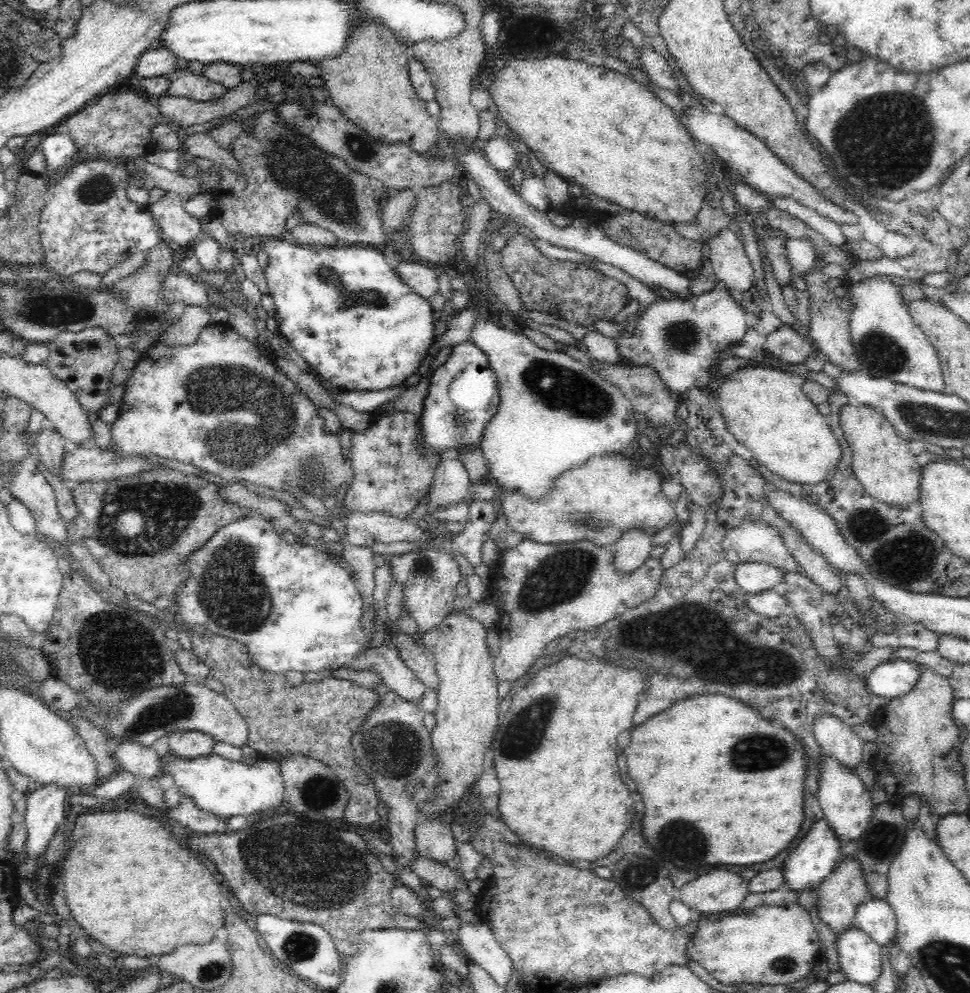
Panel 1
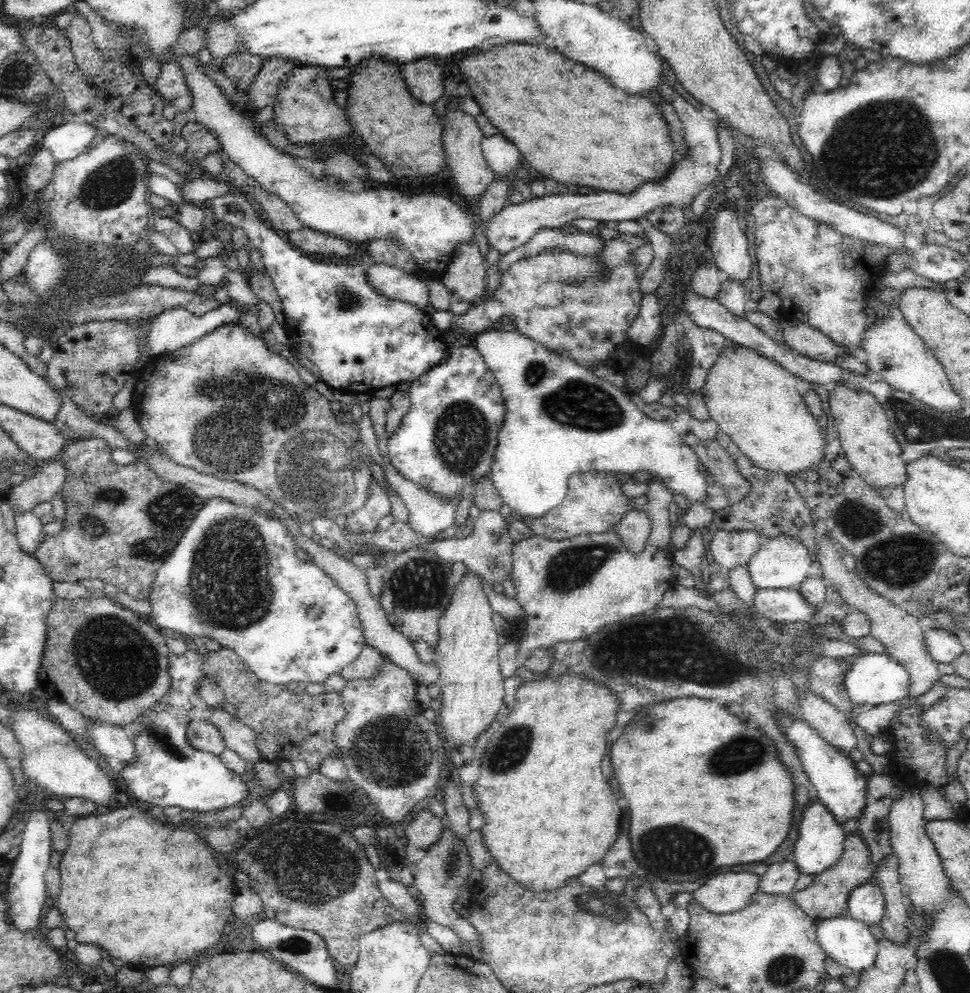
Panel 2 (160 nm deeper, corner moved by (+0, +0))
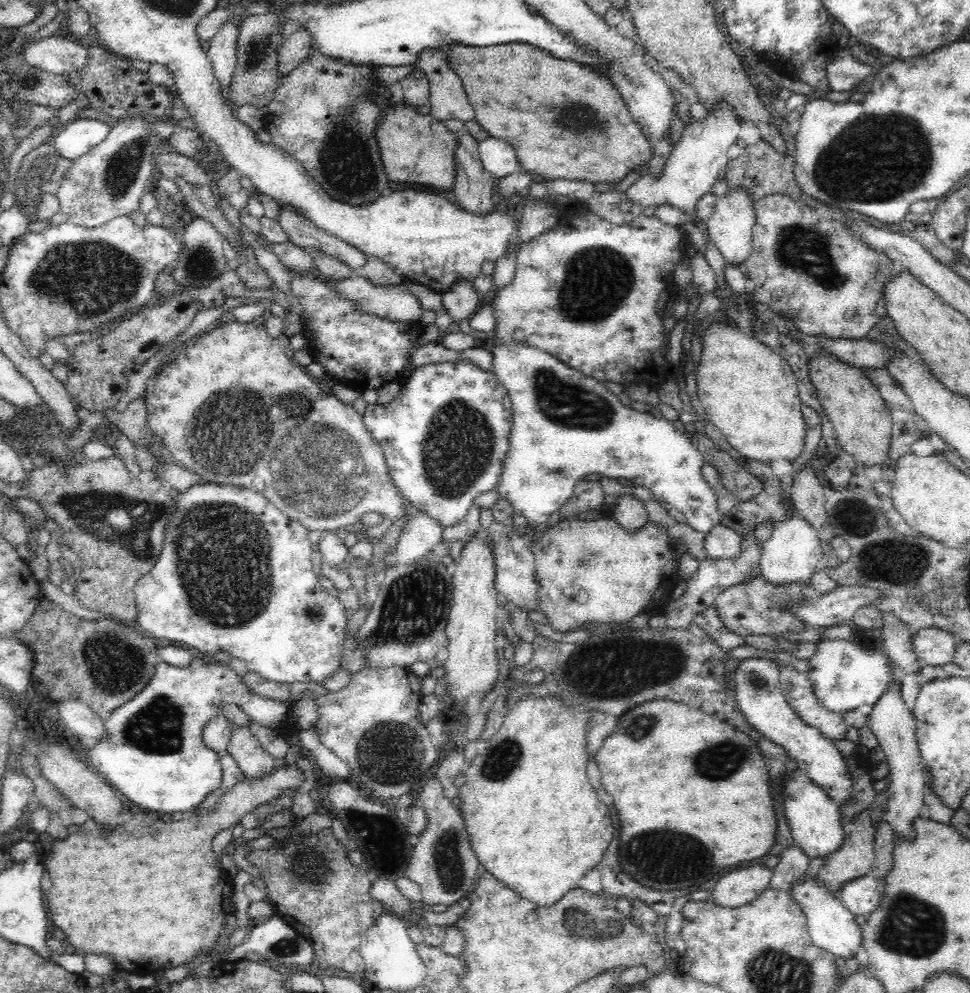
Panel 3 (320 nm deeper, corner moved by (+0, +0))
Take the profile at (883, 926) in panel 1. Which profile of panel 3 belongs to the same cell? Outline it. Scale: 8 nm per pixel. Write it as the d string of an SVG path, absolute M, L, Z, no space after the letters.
M873 868L864 876L848 880L837 892L842 904L854 915L870 914L881 898L879 874Z

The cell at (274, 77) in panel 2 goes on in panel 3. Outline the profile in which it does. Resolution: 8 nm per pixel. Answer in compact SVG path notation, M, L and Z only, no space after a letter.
M300 28L294 31L282 44L280 54L278 54L278 73L288 75L295 70L312 52L310 43L310 33Z

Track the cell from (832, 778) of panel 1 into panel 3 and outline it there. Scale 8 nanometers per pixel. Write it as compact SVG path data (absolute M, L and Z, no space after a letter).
M748 658L740 660L735 668L731 681L734 684L736 704L739 711L746 717L748 724L772 743L784 747L788 755L795 760L797 768L808 775L817 787L826 790L826 795L834 803L842 806L851 799L852 781L846 760L836 749L832 740L825 737L817 728L804 723L787 703L784 691L781 689L779 666L768 658Z

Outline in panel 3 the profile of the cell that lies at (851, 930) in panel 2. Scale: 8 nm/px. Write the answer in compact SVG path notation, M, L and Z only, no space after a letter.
M804 874L796 878L790 888L790 895L802 909L807 919L807 931L812 942L821 949L830 952L841 961L855 955L863 944L863 932L858 929L854 915L842 904L837 892L832 892L816 876Z

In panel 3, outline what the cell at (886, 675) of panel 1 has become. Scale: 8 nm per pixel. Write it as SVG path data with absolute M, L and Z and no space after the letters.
M859 637L858 640L844 640L843 638L823 638L817 643L814 657L807 662L806 677L810 681L810 687L824 709L843 715L845 712L855 711L862 704L876 704L883 692L894 682L894 672L891 672L892 664L888 657L870 645L868 641Z

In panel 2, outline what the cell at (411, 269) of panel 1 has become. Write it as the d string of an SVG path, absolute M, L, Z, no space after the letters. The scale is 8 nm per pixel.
M368 264L367 283L385 297L397 301L407 301L424 309L428 303L428 288L414 273L400 271L394 266L384 264Z

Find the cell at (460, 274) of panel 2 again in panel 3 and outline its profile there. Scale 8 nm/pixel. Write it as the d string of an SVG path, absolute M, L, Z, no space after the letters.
M460 281L442 293L442 312L446 312L455 325L478 311L480 298L472 286L468 281Z

